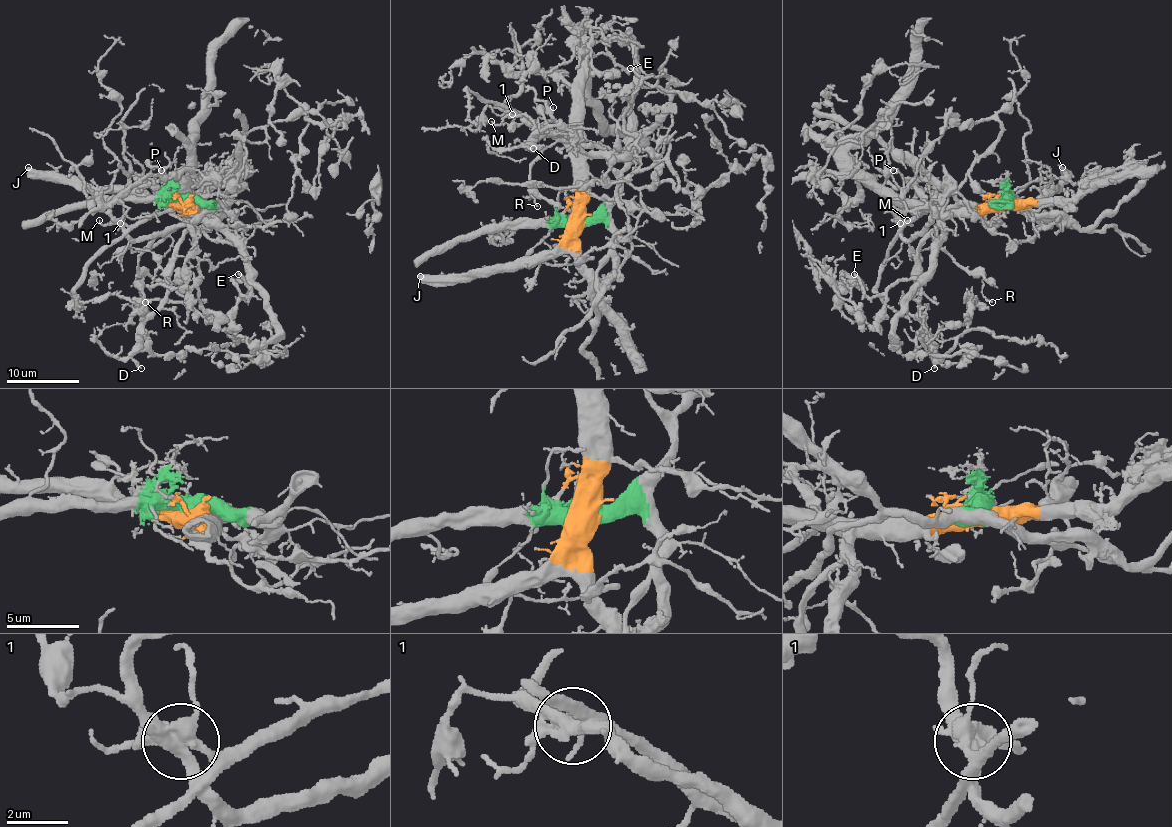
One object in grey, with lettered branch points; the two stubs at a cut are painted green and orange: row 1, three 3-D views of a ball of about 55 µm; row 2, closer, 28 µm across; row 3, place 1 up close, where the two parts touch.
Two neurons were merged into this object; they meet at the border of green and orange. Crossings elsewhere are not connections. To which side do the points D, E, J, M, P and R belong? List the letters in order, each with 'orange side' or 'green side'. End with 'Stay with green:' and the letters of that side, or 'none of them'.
D: orange side
E: orange side
J: orange side
M: orange side
P: orange side
R: green side
Stay with green: R

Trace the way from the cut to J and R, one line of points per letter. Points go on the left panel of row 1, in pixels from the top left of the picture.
J: (185, 202), (152, 199), (138, 191), (85, 188), (76, 182), (34, 175), (27, 168)
R: (187, 202), (214, 202), (219, 208), (228, 204), (170, 226), (139, 257), (134, 282), (145, 302)

